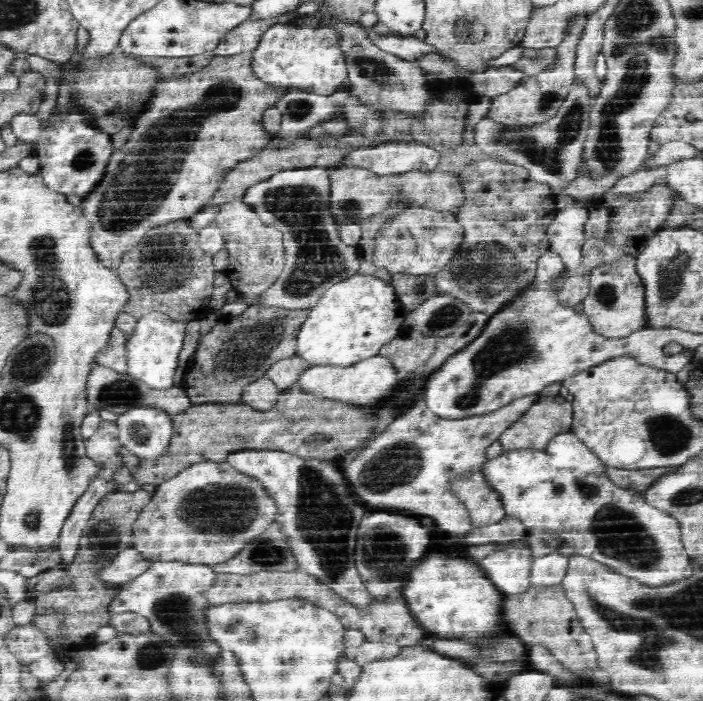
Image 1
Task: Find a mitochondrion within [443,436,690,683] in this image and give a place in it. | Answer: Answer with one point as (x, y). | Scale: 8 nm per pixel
(617, 533)

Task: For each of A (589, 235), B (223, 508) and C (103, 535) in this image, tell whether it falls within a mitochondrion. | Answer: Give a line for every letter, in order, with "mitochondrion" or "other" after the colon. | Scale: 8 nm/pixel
A: other
B: mitochondrion
C: mitochondrion

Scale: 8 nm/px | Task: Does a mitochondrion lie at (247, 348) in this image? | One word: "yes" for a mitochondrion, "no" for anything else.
yes

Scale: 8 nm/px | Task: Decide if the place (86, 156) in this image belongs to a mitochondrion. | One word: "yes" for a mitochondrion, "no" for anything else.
yes

